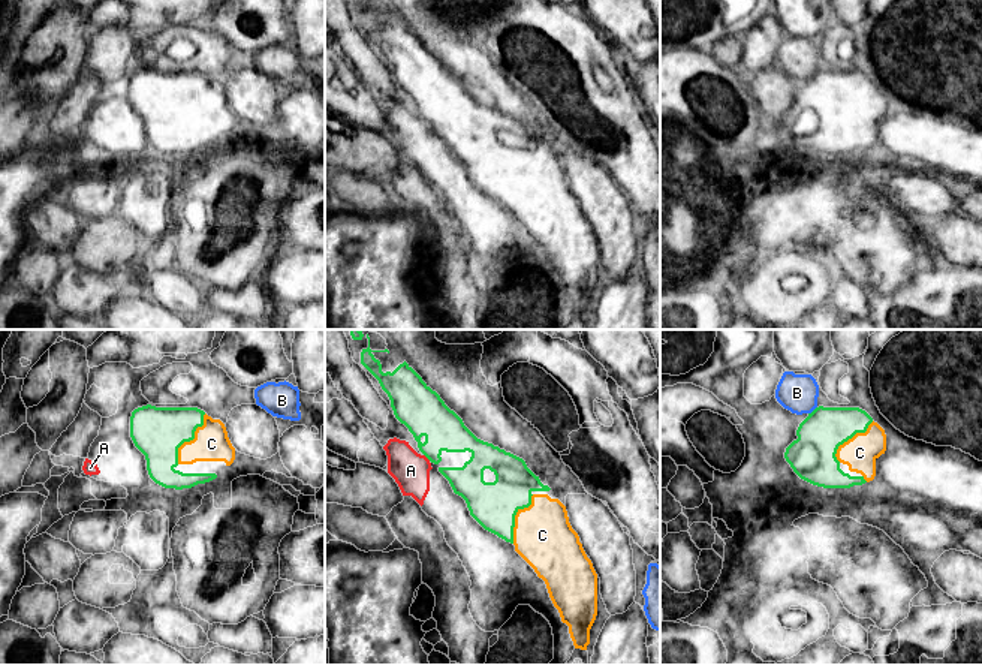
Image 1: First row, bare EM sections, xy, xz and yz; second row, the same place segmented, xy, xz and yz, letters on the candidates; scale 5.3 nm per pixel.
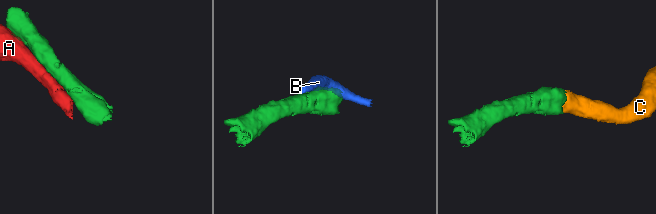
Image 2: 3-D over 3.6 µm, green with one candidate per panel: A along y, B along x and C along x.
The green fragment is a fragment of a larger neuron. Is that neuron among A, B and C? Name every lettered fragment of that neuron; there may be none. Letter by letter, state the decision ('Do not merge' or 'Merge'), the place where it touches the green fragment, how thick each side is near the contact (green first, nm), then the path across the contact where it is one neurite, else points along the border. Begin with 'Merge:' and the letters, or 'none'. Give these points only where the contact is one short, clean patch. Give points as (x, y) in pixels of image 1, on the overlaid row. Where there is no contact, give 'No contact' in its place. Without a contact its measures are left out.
Merge: C
A: Do not merge. Touches green at xz (427, 457). Thickness 240 nm (green) against 200 nm
B: Do not merge. Touches green at yz (813, 411). Thickness 240 nm (green) against 200 nm
C: Merge. Touches green at xy (190, 439). Thickness 280 nm (green) against 190 nm

